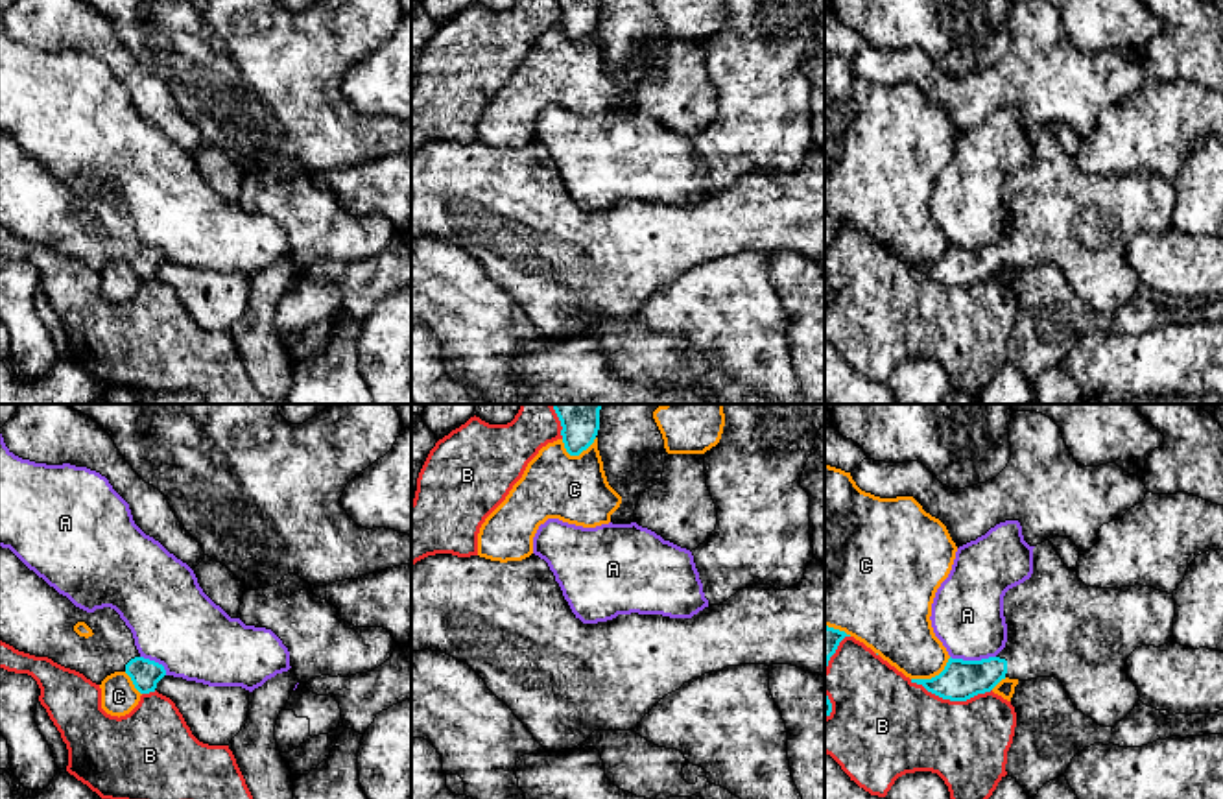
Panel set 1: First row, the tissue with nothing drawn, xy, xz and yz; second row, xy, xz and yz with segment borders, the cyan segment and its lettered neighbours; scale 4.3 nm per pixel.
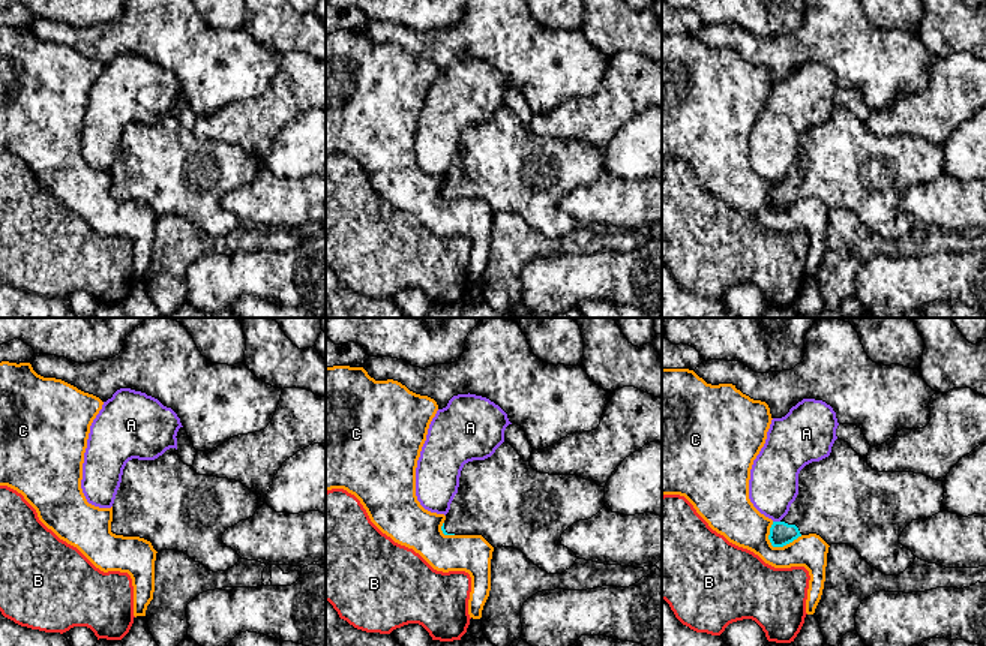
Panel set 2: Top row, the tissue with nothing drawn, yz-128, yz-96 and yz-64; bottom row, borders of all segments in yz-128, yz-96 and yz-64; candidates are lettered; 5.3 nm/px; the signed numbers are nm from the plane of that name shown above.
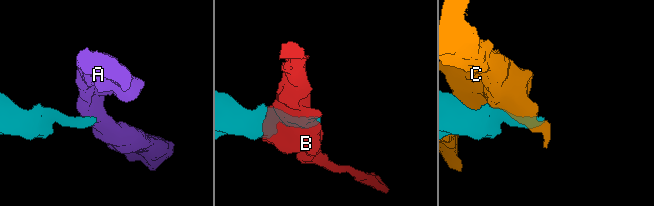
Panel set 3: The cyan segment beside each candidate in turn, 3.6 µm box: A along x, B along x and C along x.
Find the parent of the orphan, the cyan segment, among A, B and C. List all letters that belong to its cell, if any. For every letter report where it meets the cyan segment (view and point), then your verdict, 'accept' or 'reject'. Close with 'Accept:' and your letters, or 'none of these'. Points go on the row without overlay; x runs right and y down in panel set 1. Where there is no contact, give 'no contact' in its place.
A: yz (973, 248) | reject
B: yz (950, 286) | reject
C: yz (932, 264) | reject
Accept: none of these

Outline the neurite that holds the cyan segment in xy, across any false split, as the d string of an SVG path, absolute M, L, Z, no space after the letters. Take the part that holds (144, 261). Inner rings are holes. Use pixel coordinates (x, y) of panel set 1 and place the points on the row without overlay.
M2 133L0 227L18 238L48 244L96 271L114 258L125 258L140 280L149 280L166 262L162 251L138 240L131 216L114 196L87 199L76 194ZM77 209L85 209L94 221L79 223L74 218Z

